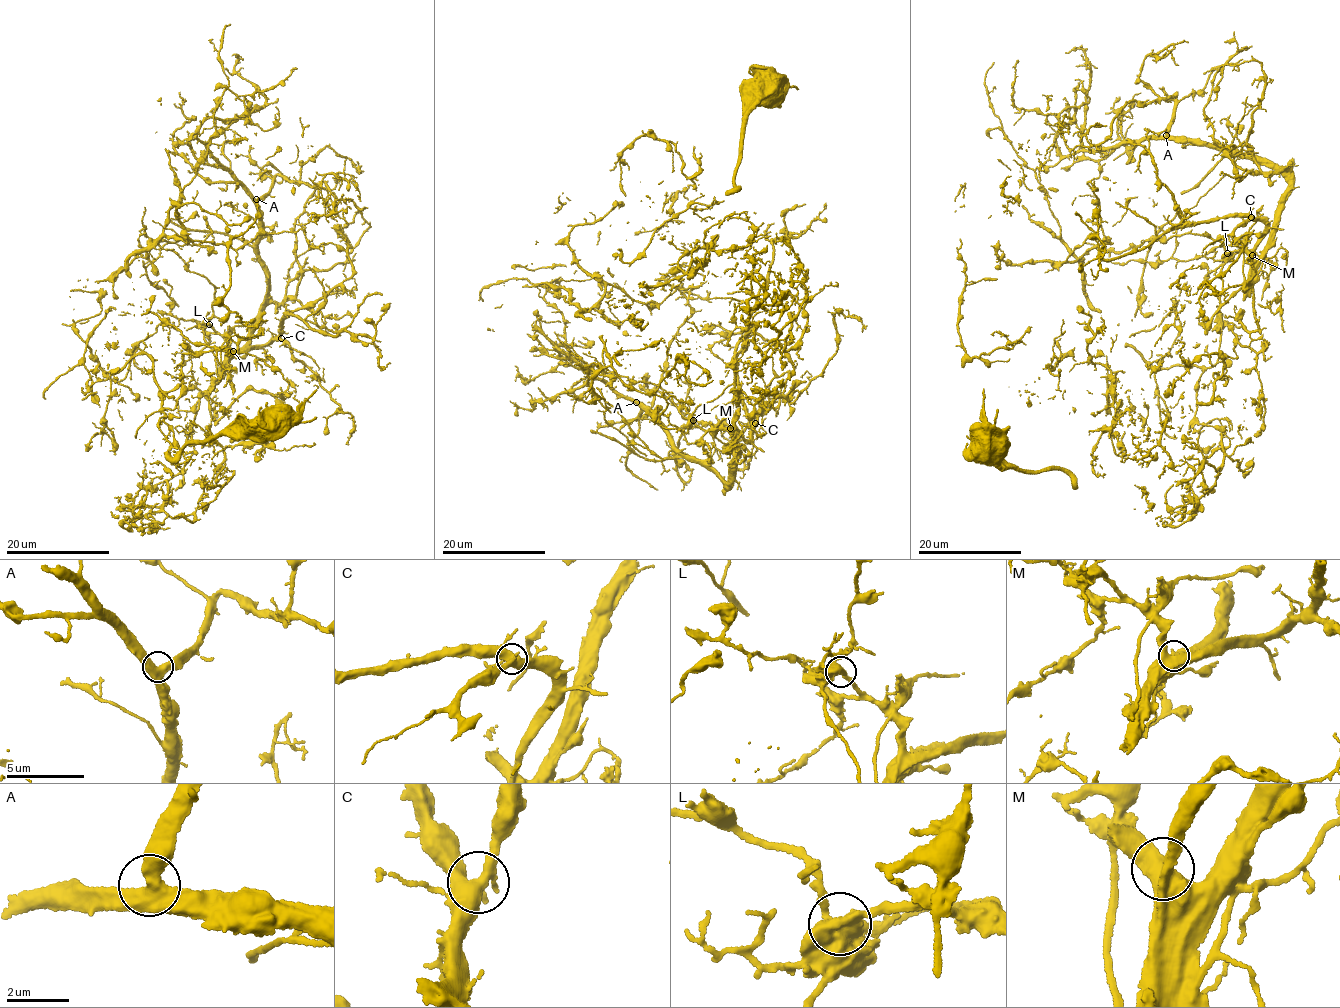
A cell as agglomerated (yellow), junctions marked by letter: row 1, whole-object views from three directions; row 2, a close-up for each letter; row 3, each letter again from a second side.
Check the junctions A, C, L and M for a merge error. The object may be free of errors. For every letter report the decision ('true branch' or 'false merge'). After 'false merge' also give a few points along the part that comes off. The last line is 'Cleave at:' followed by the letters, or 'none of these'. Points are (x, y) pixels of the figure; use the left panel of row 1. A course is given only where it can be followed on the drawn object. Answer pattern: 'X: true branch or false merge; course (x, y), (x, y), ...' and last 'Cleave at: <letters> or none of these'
A: true branch
C: true branch
L: true branch
M: true branch
Cleave at: none of these

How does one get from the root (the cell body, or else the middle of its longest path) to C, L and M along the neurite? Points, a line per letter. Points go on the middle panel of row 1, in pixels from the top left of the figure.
C: (771, 88), (703, 237), (802, 266), (799, 315), (742, 369), (773, 393), (733, 383), (732, 426), (755, 423)
L: (771, 88), (703, 237), (792, 245), (801, 309), (742, 369), (773, 393), (754, 404), (736, 381), (693, 420)
M: (771, 88), (704, 239), (792, 245), (805, 281), (742, 369), (773, 393), (733, 383), (730, 428)

